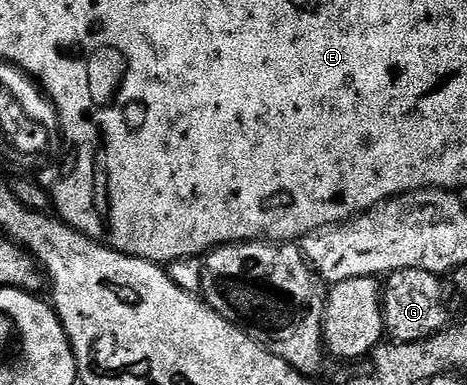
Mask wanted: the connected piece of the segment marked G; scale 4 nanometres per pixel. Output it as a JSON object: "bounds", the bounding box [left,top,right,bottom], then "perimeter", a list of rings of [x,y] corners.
{"bounds":[381,268,449,342],"perimeter":[[[417,268],[408,270],[394,270],[392,274],[386,275],[381,286],[383,295],[383,325],[386,333],[396,342],[416,342],[436,334],[449,325],[447,318],[447,290],[443,287],[444,279],[433,272],[425,272]]]}

